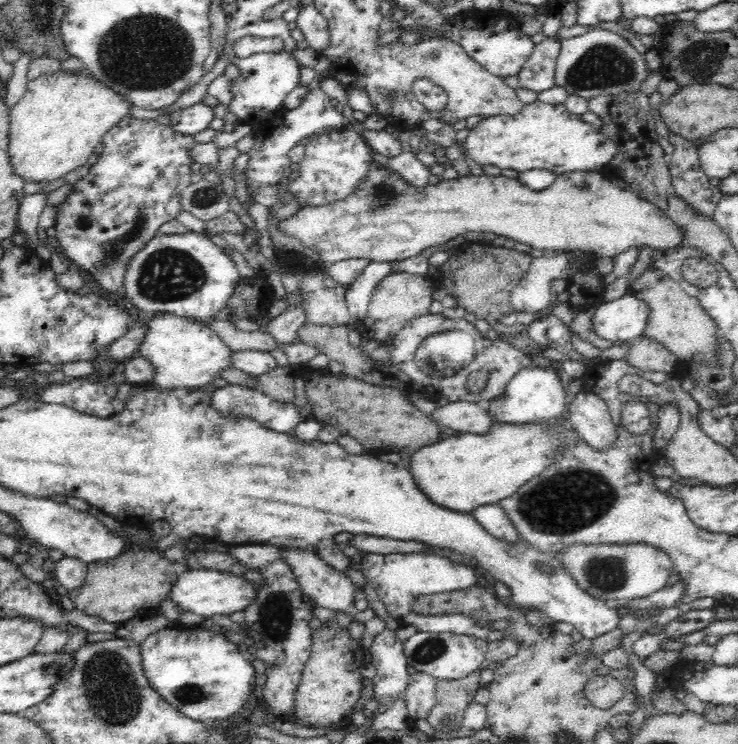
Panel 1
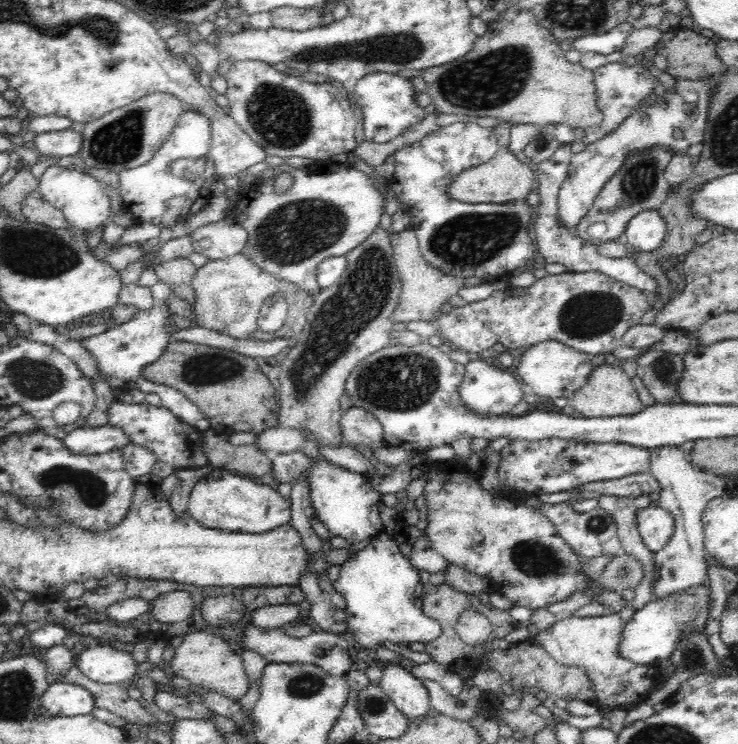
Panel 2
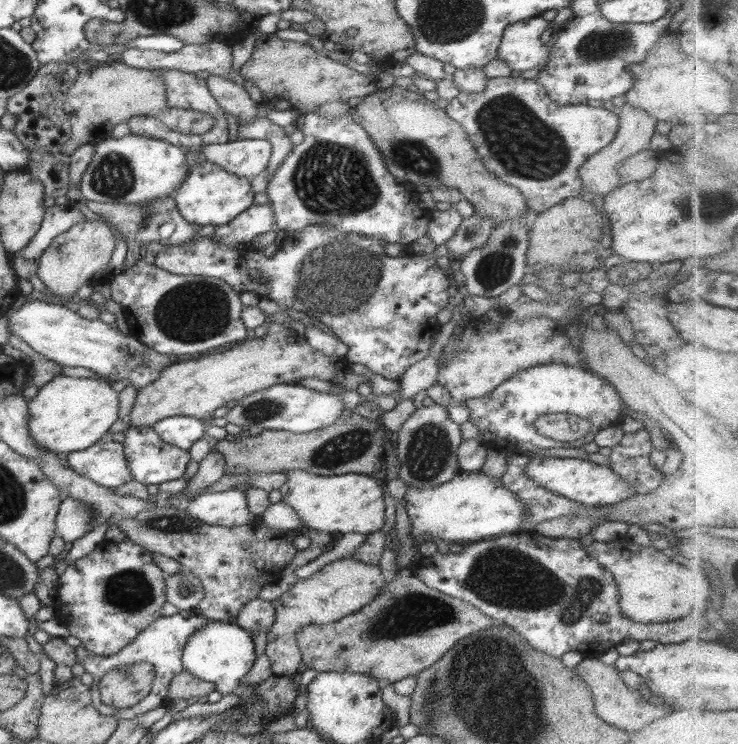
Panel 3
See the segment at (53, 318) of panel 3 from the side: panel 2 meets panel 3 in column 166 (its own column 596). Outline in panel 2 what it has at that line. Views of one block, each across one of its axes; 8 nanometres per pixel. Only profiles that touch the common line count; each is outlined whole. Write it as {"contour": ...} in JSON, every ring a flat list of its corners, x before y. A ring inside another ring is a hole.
{"contour":[[554,340,534,344,527,349,526,352,523,352,522,358,518,360,518,366,516,366,517,379,530,393,548,397,551,400,554,398,569,399,574,396,588,382,588,378,592,376,592,370,607,364,604,354,590,355,582,353]]}

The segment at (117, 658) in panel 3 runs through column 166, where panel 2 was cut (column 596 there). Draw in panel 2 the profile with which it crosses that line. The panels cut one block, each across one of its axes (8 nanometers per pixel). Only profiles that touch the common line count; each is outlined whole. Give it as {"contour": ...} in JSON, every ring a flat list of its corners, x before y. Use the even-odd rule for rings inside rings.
{"contour":[[606,613,592,618,590,616,578,617,570,614,565,618,558,619,558,622,552,624,548,630,538,632,532,641,541,646,558,663,564,666,584,668,588,677,590,677,590,682,596,687,596,689,592,689,593,697,590,702,597,704,600,709,612,710,614,707,622,705,639,705,650,692,656,690,656,685,662,684,664,681,658,662,636,664,619,655,622,630,624,630,624,624,621,622,618,613]]}

